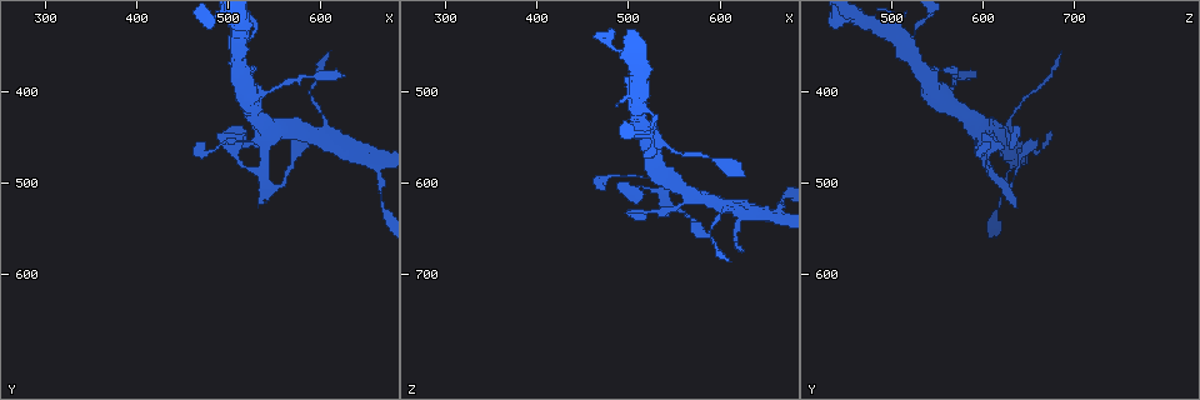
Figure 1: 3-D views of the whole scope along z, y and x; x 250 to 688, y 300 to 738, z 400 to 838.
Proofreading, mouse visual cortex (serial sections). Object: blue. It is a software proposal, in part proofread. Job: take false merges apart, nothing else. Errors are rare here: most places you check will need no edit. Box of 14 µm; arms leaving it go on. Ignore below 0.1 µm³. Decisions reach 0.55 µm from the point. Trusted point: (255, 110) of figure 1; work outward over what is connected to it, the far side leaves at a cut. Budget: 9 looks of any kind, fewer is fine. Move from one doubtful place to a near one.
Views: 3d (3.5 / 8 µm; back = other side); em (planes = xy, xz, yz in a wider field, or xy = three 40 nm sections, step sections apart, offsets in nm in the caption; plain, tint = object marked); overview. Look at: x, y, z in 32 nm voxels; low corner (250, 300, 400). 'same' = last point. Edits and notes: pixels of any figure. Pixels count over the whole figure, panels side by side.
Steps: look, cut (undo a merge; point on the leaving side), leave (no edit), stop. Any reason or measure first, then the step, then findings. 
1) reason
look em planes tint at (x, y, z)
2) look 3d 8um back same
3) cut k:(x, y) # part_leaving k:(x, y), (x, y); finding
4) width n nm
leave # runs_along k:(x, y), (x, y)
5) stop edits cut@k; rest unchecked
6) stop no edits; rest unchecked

a narrow waist
look 3d 3.5um at (545, 450, 600)

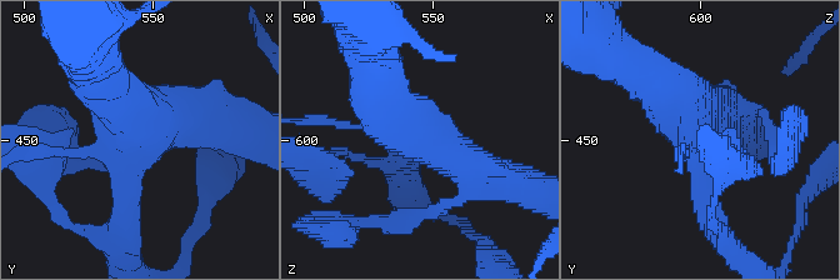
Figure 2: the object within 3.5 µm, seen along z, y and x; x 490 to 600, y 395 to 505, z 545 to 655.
look em xy step 3 tint at (541, 451, 598)

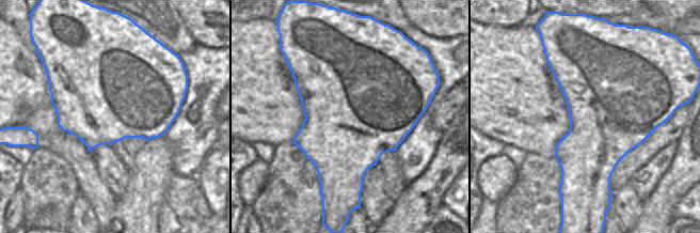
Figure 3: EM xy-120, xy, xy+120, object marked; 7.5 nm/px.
arms 4
leave # runs_along 2:(373, 80), (415, 129), (491, 173); continuous, no second cell

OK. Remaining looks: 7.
calibre changes
look 3d 3.5um back at (660, 475, 640)

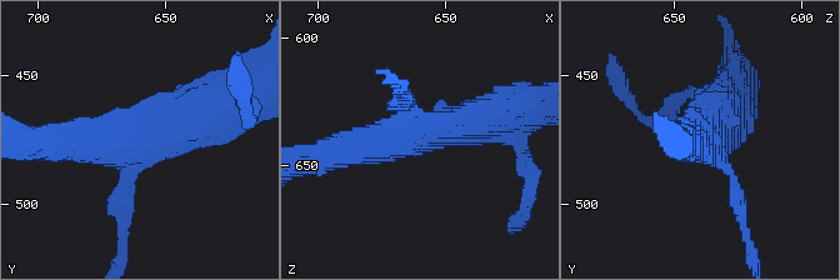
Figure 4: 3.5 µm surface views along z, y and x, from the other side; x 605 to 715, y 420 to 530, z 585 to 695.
arms 3; arm_widths 200, 350, 500 nm; need the tissue
look em xy step 5 tint at (660, 476, 635)

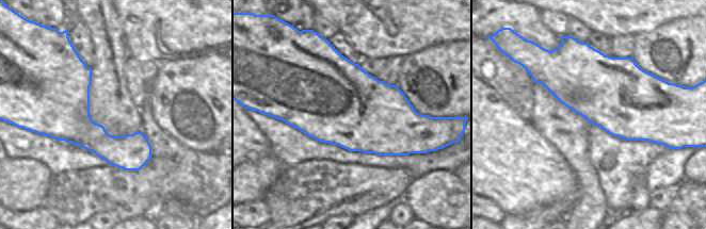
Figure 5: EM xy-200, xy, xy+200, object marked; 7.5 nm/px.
leave # runs_along 4:(211, 108), (128, 154), (120, 215); continuous, no second cell

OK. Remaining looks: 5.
thick turns thin
look 3d 3.5um at (550, 400, 565)

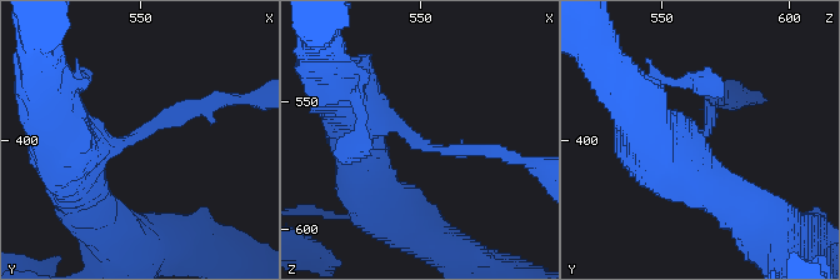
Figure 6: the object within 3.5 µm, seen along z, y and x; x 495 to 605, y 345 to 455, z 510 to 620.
arm_widths 150, 600 nm
look em xy step 5 tint at (549, 399, 566)

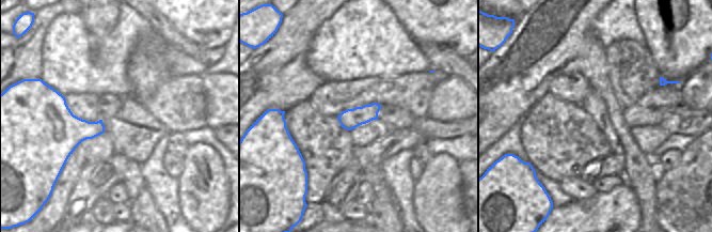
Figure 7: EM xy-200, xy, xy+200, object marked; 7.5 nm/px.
leave # runs_along 6:(73, 170), (95, 146), (210, 100); all the same cell

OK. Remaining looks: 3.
a fork
look 3d 3.5um back at (520, 345, 515)

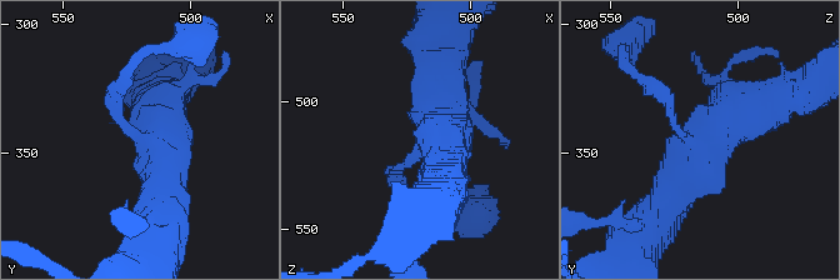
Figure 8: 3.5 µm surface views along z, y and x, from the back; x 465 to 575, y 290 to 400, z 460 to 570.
arms 3; arm_widths 150, 600, 600 nm; now the EM
look em xy step 5 tint at (519, 345, 518)

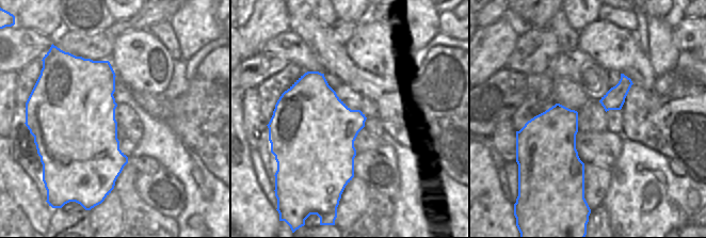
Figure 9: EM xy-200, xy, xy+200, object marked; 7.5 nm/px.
width 550 nm
leave # runs_along 8:(646, 226), (720, 126), (765, 106); continuous, no second cell

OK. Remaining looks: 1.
stop no edits; rest unchecked

